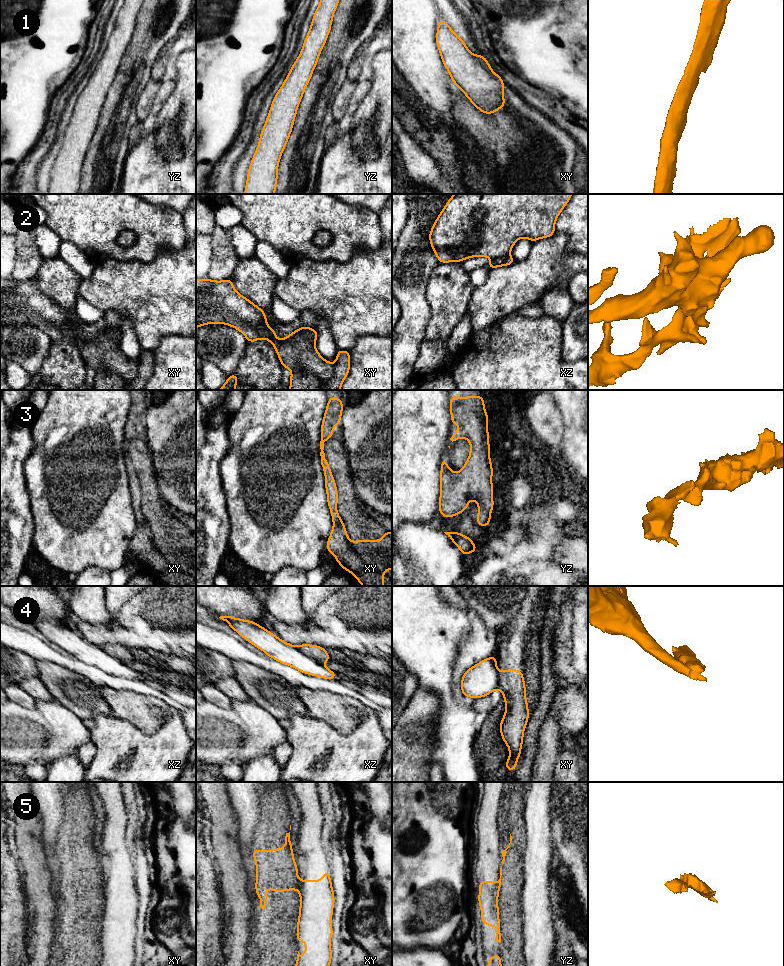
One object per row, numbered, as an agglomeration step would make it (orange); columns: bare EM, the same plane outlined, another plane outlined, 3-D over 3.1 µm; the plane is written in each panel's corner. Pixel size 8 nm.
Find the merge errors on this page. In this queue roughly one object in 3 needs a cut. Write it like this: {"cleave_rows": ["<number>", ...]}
{"cleave_rows": ["2", "4", "5"]}

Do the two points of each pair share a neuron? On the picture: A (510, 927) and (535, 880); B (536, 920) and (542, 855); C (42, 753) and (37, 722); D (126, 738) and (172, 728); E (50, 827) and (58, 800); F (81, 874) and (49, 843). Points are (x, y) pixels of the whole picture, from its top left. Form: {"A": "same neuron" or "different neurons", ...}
{"A": "different neurons", "B": "same neuron", "C": "same neuron", "D": "same neuron", "E": "same neuron", "F": "different neurons"}

